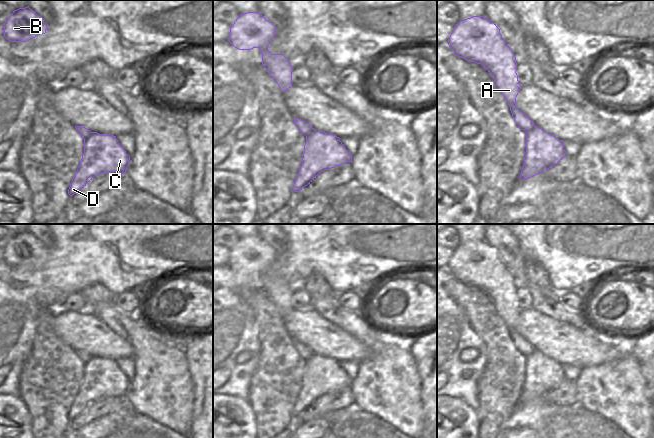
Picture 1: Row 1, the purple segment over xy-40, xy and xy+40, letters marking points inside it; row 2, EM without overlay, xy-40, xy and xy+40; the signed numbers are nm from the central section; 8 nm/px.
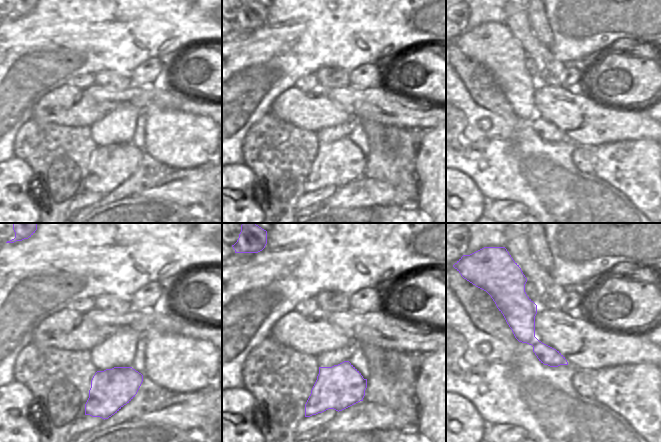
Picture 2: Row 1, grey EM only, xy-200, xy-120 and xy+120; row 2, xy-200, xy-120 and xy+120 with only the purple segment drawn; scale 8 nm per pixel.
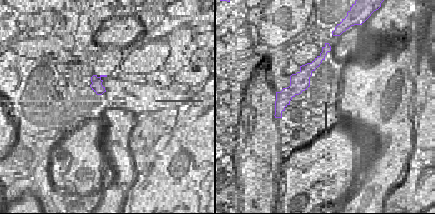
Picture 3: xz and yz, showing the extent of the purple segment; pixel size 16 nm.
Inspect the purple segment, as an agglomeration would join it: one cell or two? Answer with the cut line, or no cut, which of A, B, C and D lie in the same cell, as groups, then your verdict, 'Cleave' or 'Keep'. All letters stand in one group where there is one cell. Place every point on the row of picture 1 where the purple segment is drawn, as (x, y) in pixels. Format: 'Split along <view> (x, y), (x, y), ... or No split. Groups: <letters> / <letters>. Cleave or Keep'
Split along xy (314, 130), (306, 136). Groups: A B / C D. Cleave.

